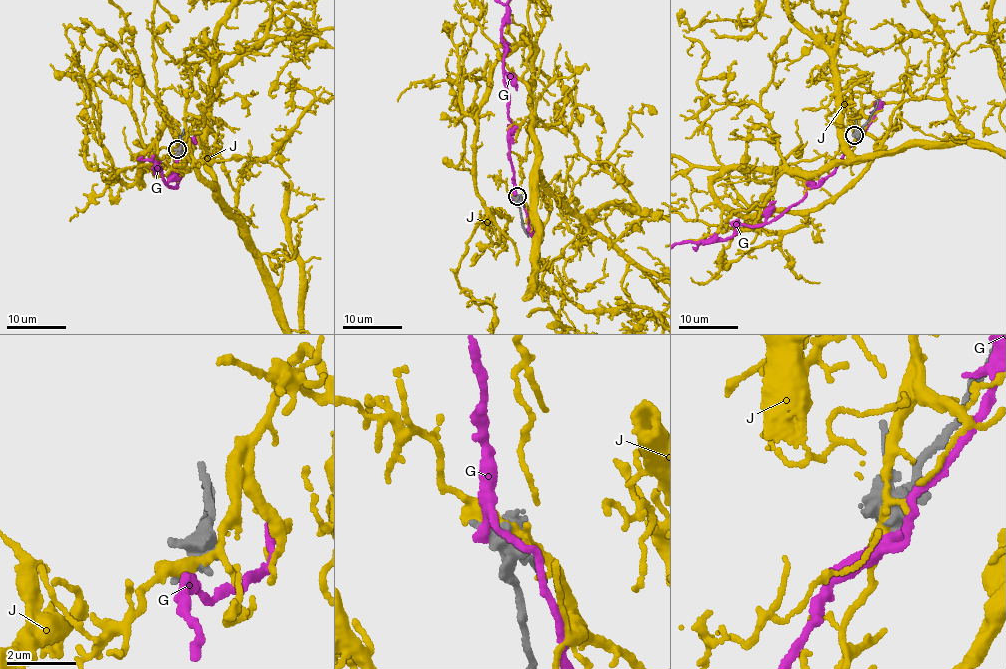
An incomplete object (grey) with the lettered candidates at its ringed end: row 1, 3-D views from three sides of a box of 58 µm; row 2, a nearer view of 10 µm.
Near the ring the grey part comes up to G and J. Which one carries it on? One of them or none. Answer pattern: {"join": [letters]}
{"join": []}

